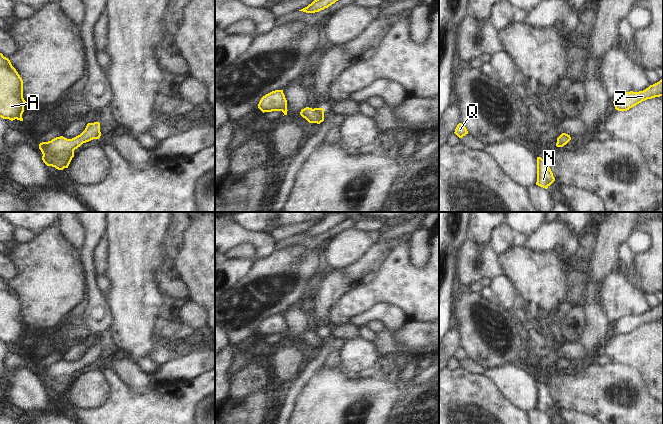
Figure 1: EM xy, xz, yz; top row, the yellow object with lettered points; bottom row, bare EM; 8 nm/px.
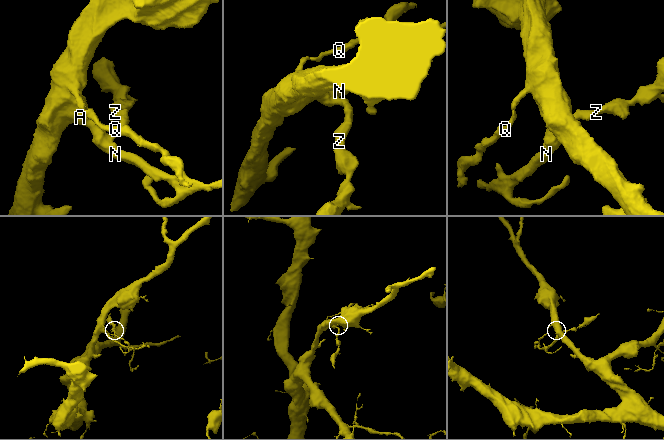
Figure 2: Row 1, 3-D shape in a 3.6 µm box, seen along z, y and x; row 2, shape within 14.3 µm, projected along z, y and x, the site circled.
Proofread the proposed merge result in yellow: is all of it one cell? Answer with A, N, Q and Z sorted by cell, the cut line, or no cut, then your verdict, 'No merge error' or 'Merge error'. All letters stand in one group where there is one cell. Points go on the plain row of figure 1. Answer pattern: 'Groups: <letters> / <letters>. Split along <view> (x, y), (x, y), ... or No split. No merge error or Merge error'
Groups: A N Q Z. No split. No merge error.

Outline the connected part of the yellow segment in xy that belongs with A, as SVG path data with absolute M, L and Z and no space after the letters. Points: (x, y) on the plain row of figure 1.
M0 277L0 341L23 345L25 327L23 304L10 284Z

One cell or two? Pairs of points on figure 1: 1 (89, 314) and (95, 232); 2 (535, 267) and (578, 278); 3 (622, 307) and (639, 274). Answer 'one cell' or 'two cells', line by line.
1: one cell
2: one cell
3: two cells

